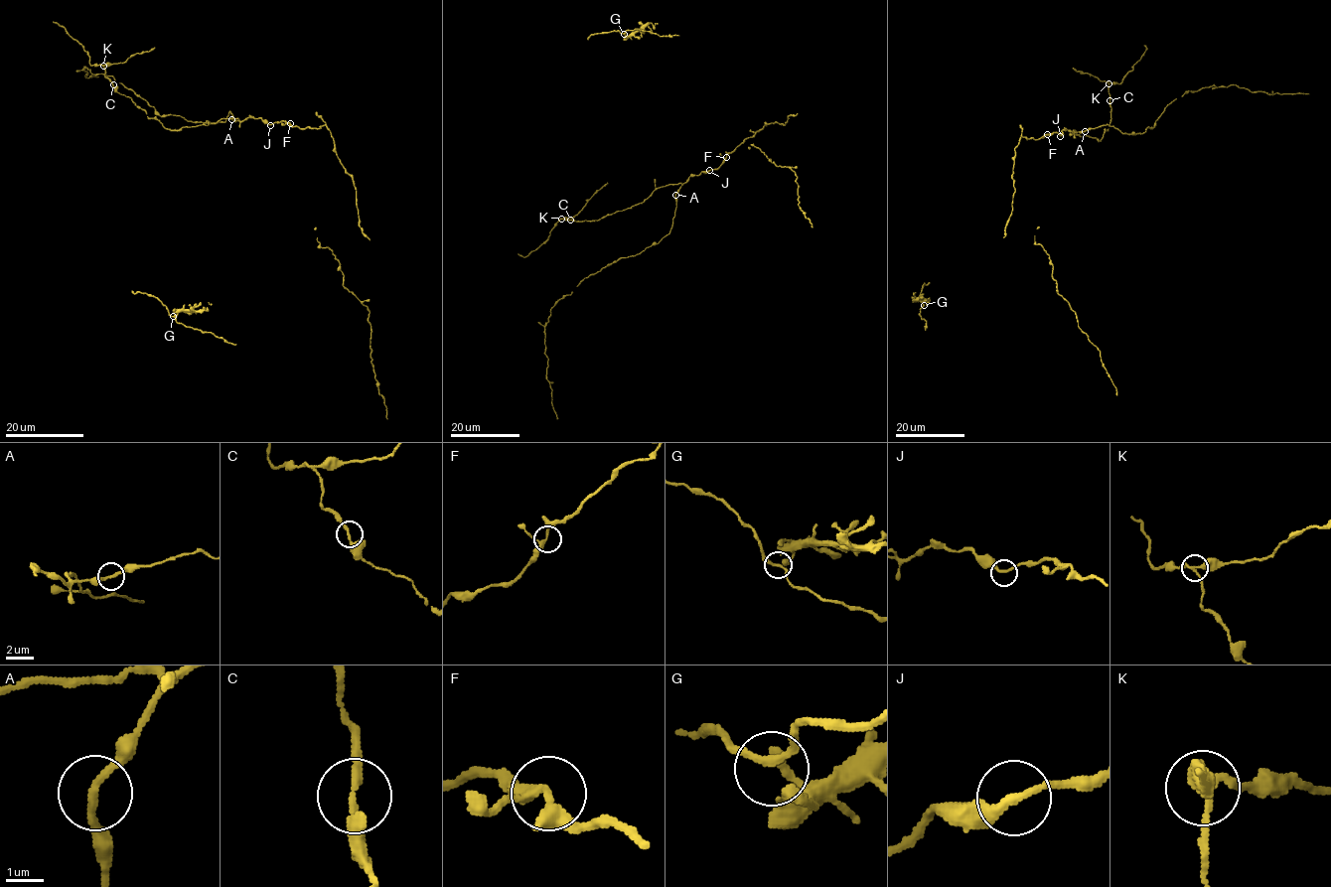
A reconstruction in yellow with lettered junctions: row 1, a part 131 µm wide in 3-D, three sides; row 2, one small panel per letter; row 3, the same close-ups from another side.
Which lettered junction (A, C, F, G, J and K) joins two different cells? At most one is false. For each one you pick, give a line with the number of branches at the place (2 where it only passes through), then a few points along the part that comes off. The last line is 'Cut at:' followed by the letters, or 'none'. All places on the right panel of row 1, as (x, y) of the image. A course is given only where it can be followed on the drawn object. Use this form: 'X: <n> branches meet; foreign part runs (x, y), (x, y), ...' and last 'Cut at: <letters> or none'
K: 3 branches meet; foreign part runs (1108, 83), (1073, 68)
Cut at: K

